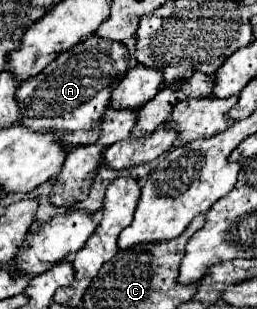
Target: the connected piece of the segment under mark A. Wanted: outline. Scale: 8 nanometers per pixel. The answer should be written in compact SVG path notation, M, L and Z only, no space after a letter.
M94 35L70 51L64 51L40 75L26 79L16 89L16 103L20 103L18 123L30 131L56 131L64 147L96 143L110 93L128 71L128 57L128 49L122 43Z

